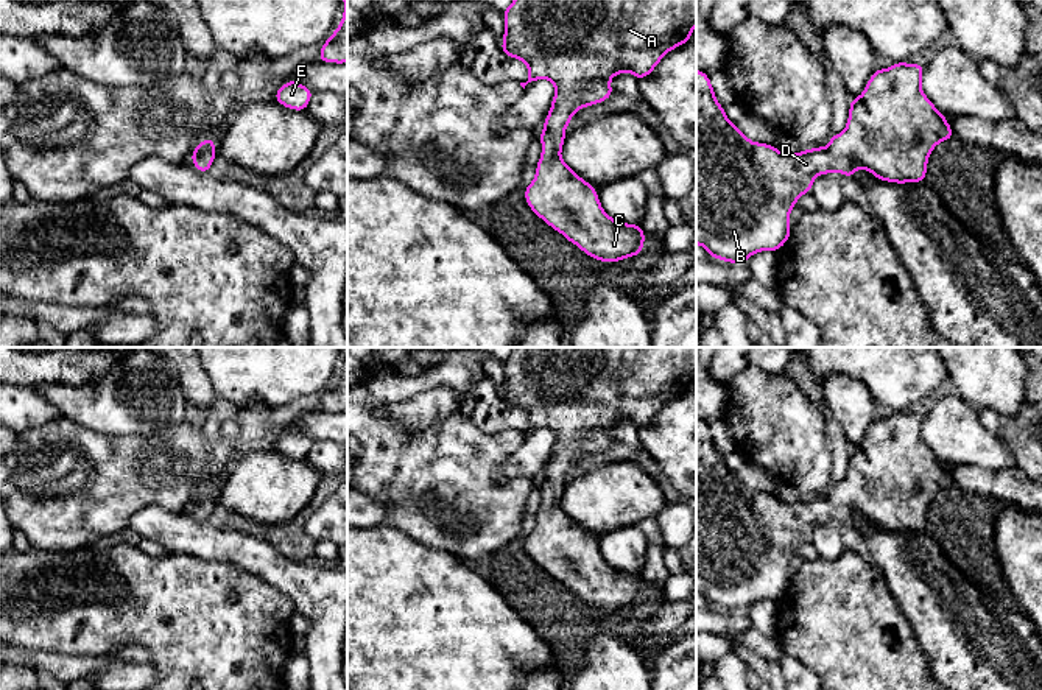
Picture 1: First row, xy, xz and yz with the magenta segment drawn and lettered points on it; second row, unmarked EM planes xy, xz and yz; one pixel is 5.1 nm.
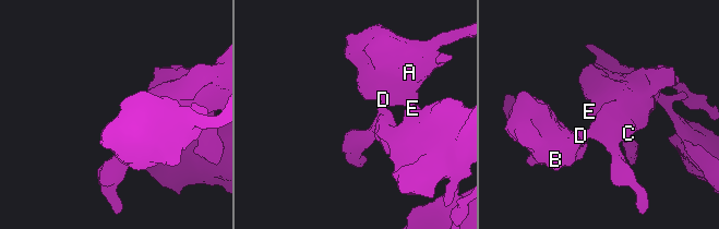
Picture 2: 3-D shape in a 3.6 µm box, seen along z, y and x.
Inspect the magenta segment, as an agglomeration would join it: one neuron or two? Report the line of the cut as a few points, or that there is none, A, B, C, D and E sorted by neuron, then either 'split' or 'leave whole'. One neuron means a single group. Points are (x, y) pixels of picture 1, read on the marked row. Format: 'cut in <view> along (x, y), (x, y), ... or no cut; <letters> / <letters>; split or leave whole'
no cut; A B C D E; leave whole

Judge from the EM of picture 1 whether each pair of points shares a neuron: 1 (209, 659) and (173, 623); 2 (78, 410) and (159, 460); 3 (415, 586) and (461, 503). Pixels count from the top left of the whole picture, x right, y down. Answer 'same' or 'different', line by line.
1: same
2: different
3: different

